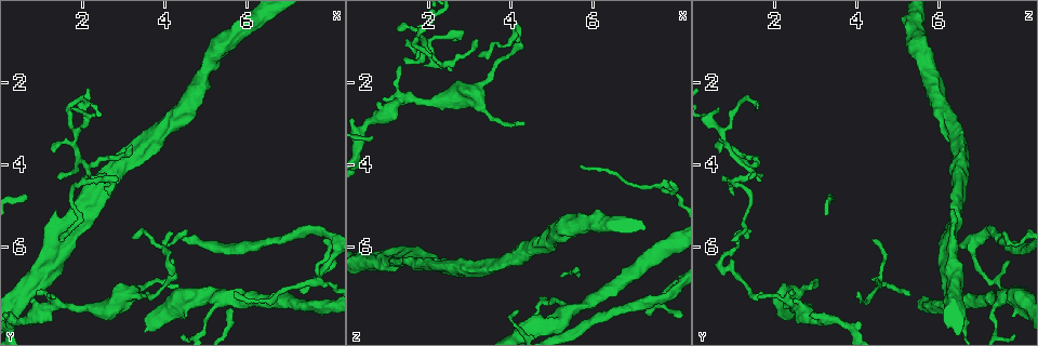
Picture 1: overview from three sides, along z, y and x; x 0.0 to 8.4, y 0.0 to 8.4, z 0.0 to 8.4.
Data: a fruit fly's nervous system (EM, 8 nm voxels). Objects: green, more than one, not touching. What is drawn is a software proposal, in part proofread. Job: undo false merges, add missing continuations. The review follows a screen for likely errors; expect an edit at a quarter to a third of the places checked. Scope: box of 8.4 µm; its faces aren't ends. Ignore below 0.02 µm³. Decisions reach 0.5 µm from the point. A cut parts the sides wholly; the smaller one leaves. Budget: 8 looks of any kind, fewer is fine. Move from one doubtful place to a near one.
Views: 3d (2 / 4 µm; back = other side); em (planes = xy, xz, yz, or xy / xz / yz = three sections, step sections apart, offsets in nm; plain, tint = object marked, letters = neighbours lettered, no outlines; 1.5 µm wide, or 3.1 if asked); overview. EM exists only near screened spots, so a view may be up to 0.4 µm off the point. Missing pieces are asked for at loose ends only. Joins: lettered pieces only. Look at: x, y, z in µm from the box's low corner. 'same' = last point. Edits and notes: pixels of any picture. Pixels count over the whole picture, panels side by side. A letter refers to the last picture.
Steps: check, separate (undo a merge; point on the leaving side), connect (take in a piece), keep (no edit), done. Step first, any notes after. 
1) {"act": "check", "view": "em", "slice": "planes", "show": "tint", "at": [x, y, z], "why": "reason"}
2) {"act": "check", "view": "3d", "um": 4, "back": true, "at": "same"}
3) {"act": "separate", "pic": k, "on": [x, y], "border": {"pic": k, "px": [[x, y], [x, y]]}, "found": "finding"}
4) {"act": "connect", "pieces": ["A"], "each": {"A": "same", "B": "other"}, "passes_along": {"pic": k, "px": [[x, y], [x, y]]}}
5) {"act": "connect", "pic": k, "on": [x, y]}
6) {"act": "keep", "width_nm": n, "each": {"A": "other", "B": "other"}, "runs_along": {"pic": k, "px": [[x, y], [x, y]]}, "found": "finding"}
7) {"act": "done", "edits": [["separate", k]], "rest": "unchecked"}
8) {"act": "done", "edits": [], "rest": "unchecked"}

{"act": "check", "view": "3d", "um": 4, "at": [4.05, 6.35, 0.70], "why": "thin end"}

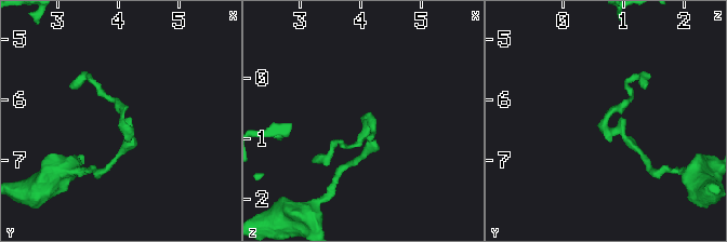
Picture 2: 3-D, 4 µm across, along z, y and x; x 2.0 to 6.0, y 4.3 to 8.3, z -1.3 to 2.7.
{"act": "check", "view": "em", "slice": "planes", "show": "letters", "at": [4.00, 6.30, 0.65], "why": "shape alone is not enough"}

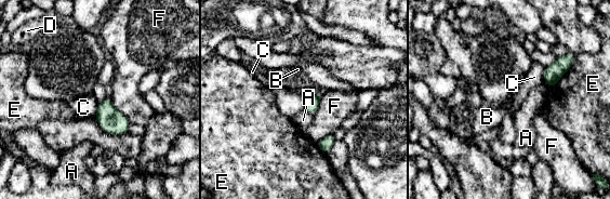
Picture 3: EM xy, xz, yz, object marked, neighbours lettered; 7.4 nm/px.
{"act": "keep", "each": {"A": "other", "B": "other", "C": "other", "D": "other", "E": "other", "F": "other"}, "found": "no lettered piece goes on from it"}

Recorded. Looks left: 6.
{"act": "check", "view": "em", "slice": "planes", "show": "letters", "at": [2.25, 2.50, 1.65], "why": "tapers out"}

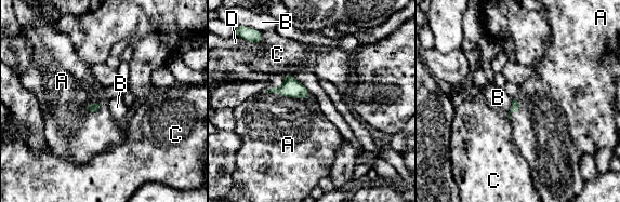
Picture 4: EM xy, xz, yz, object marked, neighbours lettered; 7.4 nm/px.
{"act": "connect", "pieces": ["A"], "each": {"A": "same", "B": "other", "C": "other", "D": "other"}, "found": "it goes on there"}

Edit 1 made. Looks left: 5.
{"act": "check", "view": "3d", "um": 2, "at": [1.30, 3.70, 0.60], "why": "tapers out"}

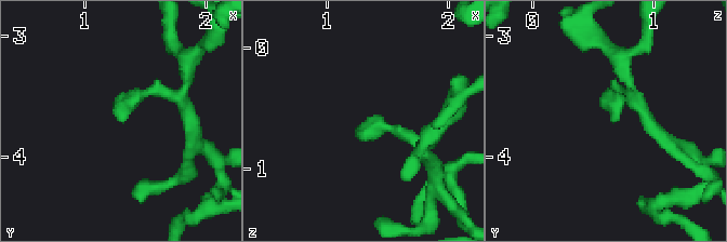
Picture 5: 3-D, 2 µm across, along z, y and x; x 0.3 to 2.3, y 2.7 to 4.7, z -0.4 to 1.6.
{"act": "check", "view": "em", "slice": "planes", "show": "plain", "at": [1.32, 3.72, 0.64]}

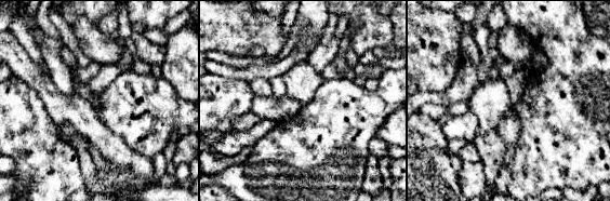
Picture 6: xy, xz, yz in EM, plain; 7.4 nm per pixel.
{"act": "check", "view": "em", "slice": "planes", "show": "letters", "at": "same", "why": "what lies round it"}

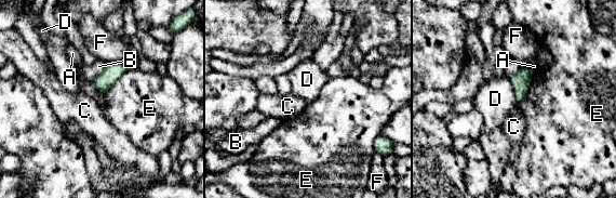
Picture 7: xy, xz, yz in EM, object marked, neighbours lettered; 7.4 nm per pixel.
{"act": "keep", "width_nm": 140, "each": {"A": "other", "B": "other", "C": "other", "D": "other", "E": "other", "F": "other"}, "border": {"pic": 7, "px": [[508, 77], [517, 102]]}, "found": "no lettered piece goes on from it"}

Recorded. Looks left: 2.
{"act": "done", "edits": [["connect", 4]], "rest": "unchecked"}

